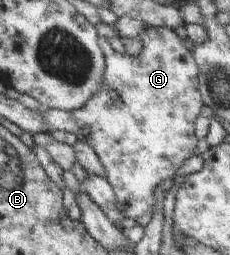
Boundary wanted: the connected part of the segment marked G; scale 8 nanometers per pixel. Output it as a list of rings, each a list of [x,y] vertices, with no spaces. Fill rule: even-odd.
[[[148,25],[148,28],[142,28],[136,38],[140,41],[141,51],[131,56],[116,52],[107,37],[100,37],[100,46],[103,46],[107,58],[102,90],[78,110],[45,109],[42,118],[50,132],[71,132],[77,140],[84,140],[94,148],[104,164],[108,182],[114,188],[116,200],[120,204],[118,208],[122,208],[126,218],[136,220],[136,224],[143,227],[154,214],[152,192],[158,182],[166,176],[172,176],[186,158],[197,154],[198,140],[190,140],[190,124],[200,114],[203,102],[198,89],[199,67],[196,66],[195,55],[182,46],[182,39],[173,30]]]

